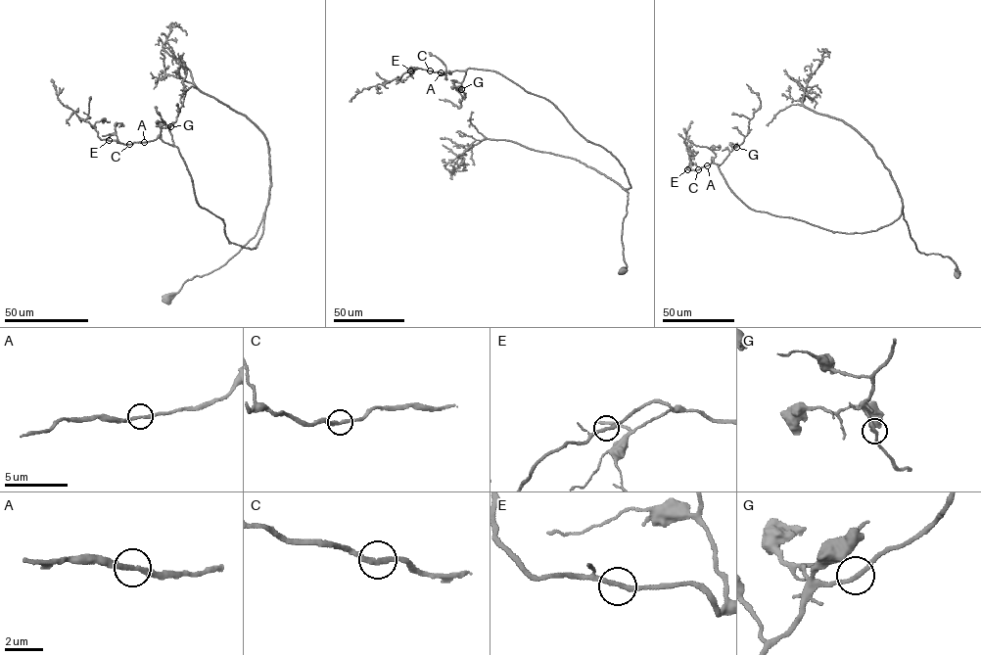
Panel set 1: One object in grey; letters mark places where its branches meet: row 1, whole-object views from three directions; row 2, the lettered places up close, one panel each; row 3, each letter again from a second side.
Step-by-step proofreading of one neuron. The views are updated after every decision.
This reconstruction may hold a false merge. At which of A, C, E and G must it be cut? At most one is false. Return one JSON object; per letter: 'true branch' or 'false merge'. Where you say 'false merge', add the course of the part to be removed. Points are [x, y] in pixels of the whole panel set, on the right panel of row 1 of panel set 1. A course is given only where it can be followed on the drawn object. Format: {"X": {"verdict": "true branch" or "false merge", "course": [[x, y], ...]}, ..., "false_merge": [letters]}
{"A": {"verdict": "true branch"}, "C": {"verdict": "true branch"}, "E": {"verdict": "true branch"}, "G": {"verdict": "true branch"}, "false_merge": []}

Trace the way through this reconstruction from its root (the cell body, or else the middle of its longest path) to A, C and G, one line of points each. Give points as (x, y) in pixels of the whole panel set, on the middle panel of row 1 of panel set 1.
A: (623, 272), (624, 190), (631, 187), (616, 158), (585, 139), (551, 102), (495, 71), (441, 72)
C: (623, 272), (629, 193), (624, 190), (631, 187), (615, 158), (585, 139), (551, 102), (495, 71), (429, 70)
G: (623, 272), (624, 190), (631, 187), (616, 158), (585, 139), (551, 102), (495, 71), (469, 68), (461, 89)

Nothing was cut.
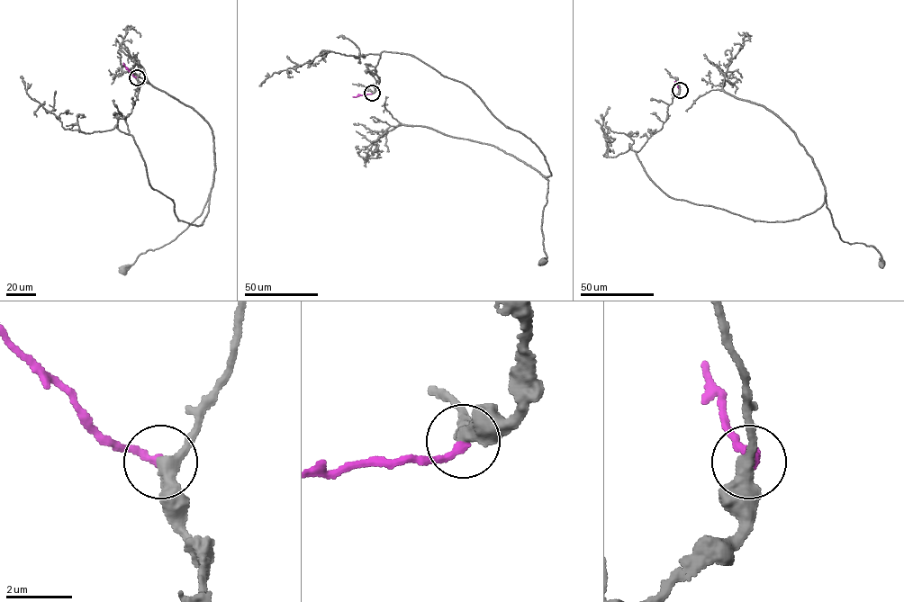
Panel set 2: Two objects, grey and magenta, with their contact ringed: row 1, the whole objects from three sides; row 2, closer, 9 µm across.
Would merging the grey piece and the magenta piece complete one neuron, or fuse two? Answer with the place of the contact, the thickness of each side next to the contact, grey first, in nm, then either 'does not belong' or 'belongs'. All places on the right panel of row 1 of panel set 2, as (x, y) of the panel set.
place (680, 90); calibres 360 and 280 nm; belongs

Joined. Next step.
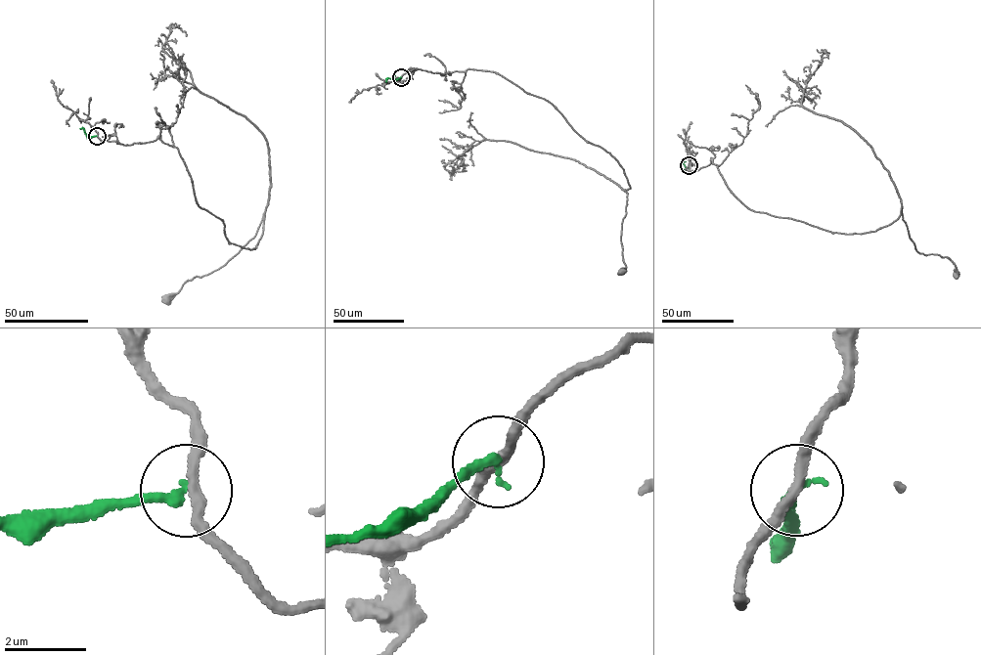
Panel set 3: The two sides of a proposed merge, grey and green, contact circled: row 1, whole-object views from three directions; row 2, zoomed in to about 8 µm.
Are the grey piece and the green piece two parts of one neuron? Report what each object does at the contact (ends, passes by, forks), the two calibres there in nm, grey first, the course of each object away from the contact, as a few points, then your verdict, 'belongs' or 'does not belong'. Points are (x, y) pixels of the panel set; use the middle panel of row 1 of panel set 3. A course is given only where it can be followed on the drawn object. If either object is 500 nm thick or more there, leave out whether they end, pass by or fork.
grey passes by; green ends; calibres 240 and 240 nm; course grey (401, 77), (417, 68), (493, 71), (546, 100), (574, 131), (609, 152), (630, 186), (623, 190), (622, 273); course green (401, 77), (388, 78), (386, 82); does not belong

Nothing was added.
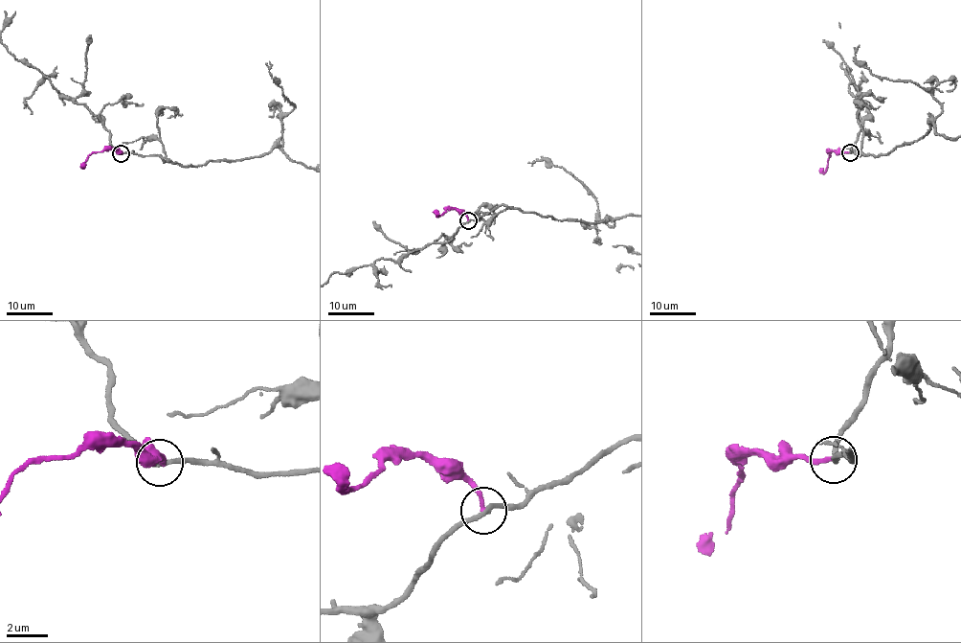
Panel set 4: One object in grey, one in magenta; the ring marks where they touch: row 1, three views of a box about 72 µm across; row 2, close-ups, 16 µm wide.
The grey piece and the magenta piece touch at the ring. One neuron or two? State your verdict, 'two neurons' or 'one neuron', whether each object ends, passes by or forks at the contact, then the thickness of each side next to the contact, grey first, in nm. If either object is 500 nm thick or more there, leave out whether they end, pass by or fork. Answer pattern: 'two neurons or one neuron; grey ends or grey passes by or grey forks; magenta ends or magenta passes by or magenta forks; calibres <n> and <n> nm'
two neurons; grey passes by; magenta ends; calibres 240 and 190 nm

